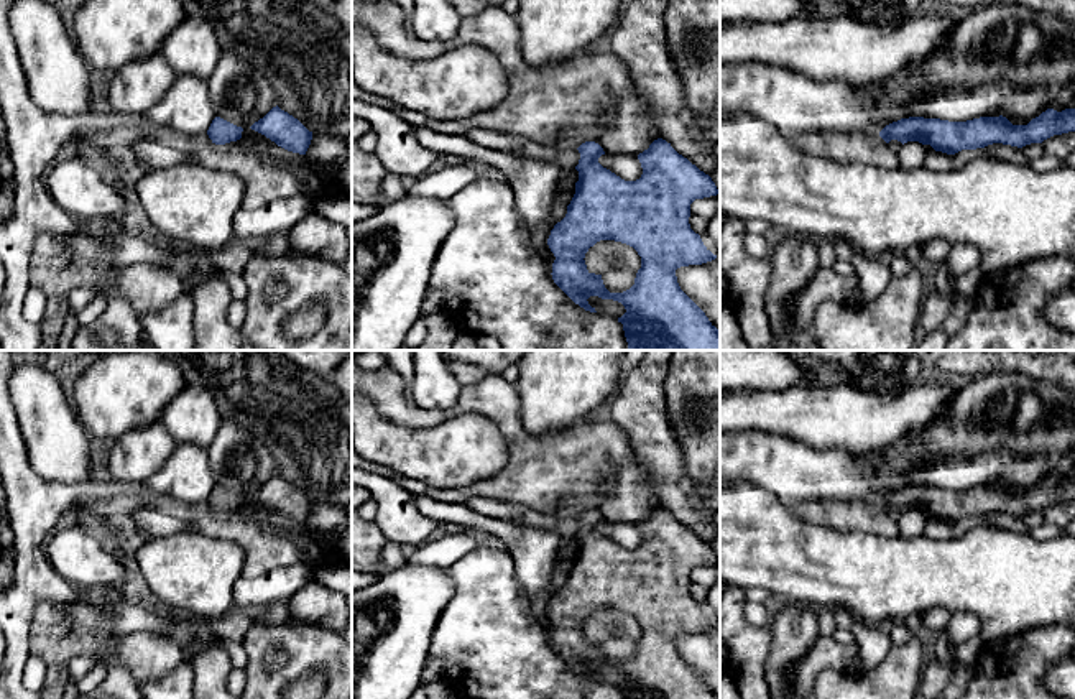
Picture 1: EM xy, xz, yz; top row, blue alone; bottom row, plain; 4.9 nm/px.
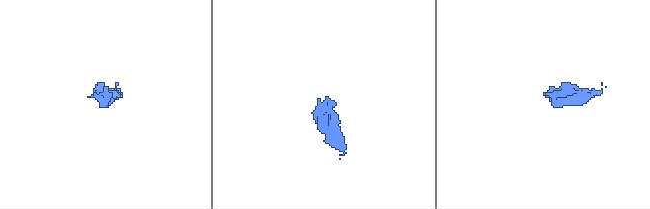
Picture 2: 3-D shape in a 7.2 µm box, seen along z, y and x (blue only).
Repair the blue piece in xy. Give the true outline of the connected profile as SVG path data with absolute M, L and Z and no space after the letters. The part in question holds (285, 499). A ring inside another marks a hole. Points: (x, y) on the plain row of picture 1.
M278 474L250 497L265 503L278 515L299 523L306 523L312 508L312 500Z

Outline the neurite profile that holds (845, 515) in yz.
M805 500L794 508L805 523L838 531L866 531L878 536L899 536L897 520L879 502L871 500Z

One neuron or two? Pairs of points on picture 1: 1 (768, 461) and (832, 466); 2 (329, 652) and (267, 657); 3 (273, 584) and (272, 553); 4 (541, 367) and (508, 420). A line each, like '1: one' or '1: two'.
1: one
2: one
3: two
4: two

